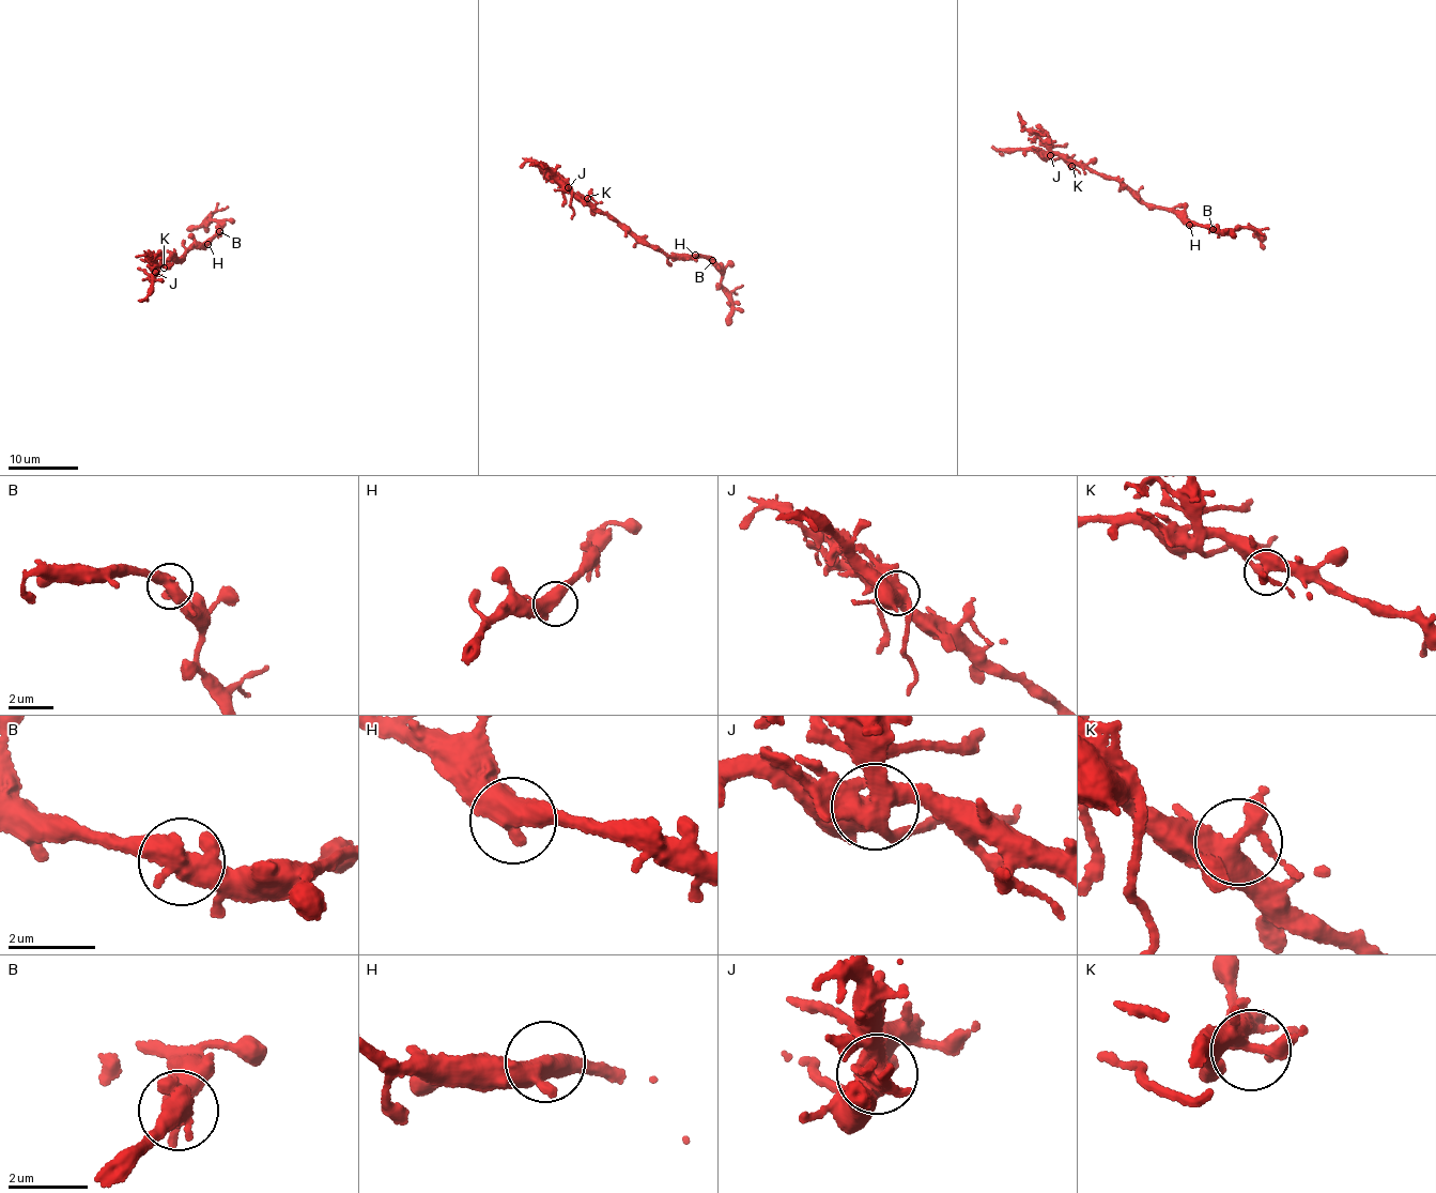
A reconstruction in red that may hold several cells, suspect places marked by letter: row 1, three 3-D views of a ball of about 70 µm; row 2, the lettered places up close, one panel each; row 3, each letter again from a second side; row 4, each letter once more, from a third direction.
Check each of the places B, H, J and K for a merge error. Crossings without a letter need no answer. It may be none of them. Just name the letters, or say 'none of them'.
B, J

